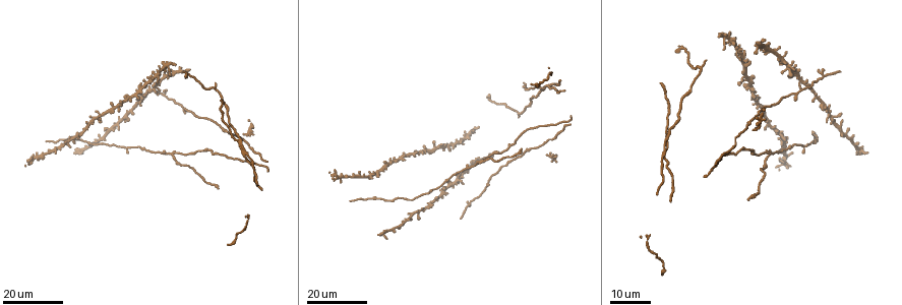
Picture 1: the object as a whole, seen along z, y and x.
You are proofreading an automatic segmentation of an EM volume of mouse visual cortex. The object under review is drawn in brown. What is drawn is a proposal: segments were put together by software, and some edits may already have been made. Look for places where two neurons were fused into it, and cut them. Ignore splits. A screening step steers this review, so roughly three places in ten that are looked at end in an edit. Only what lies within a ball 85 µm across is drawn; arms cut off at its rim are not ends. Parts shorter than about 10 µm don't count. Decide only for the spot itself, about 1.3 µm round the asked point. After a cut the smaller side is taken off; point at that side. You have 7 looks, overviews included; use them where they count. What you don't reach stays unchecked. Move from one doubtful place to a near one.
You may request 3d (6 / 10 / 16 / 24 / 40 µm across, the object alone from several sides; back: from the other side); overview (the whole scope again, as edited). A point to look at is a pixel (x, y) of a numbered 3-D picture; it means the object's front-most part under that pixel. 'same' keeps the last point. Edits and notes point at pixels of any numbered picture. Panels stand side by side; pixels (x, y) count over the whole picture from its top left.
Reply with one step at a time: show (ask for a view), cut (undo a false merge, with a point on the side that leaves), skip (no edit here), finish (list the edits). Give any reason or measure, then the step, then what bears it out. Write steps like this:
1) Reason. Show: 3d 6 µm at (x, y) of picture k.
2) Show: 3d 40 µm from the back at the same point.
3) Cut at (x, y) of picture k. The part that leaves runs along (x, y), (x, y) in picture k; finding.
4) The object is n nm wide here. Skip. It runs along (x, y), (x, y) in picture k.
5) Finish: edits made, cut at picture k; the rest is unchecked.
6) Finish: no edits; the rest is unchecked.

Three-way junction. Show: 3d 16 µm at (475, 165) of picture 1.

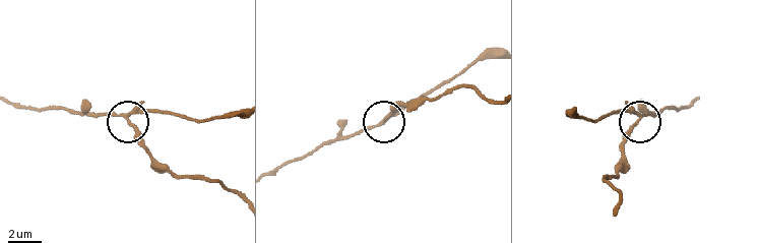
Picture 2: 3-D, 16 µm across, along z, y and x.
Show: 3d 6 µm at (637, 115) of picture 2.

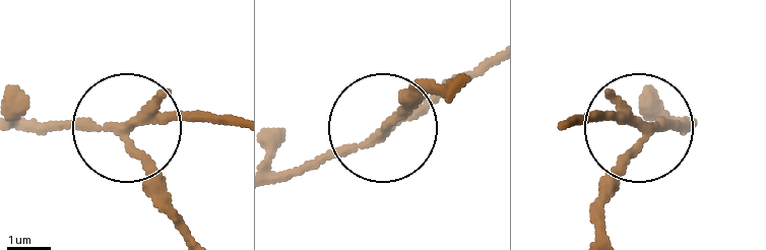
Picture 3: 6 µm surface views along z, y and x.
Cut at (153, 178) of picture 3. The part that leaves runs along (124, 124), (149, 186), (189, 230) in picture 3; two neurons meet here.

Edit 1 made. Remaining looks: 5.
Show: 3d 16 µm at (239, 143) of picture 1.

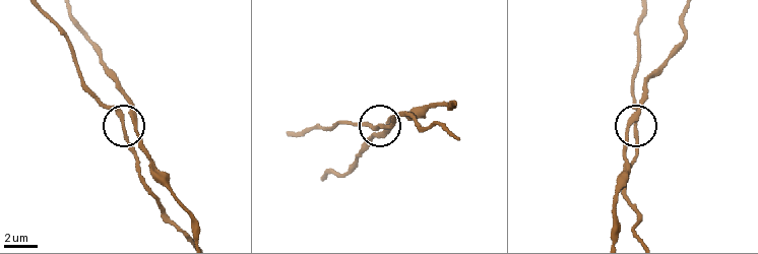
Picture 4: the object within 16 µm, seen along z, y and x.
Show: 3d 10 µm at (120, 111) of picture 4.

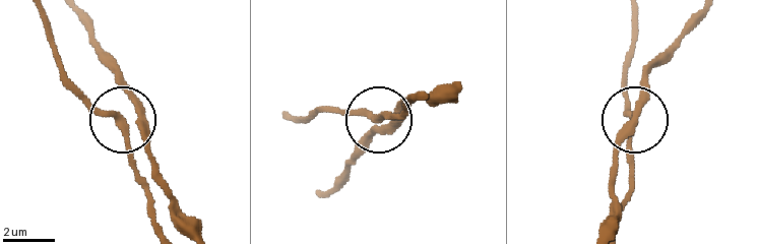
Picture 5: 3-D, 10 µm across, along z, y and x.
Skip. Continuous, no second neuron.

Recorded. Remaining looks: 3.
Finish: edits made, cut at picture 3; the rest is unchecked.

